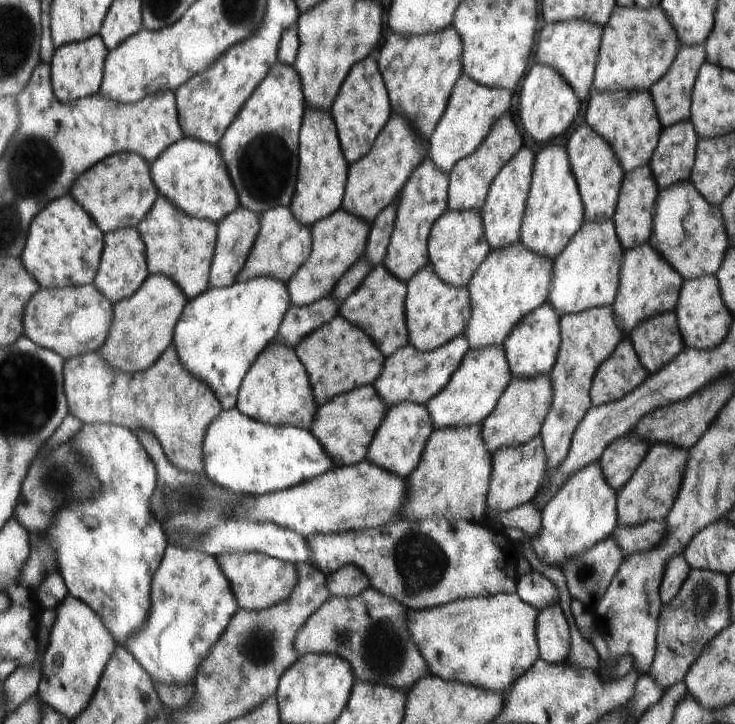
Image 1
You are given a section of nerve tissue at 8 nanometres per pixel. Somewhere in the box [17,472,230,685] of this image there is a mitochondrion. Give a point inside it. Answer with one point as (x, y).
(198, 517)

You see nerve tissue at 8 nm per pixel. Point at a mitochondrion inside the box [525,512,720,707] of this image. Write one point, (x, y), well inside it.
(701, 600)

